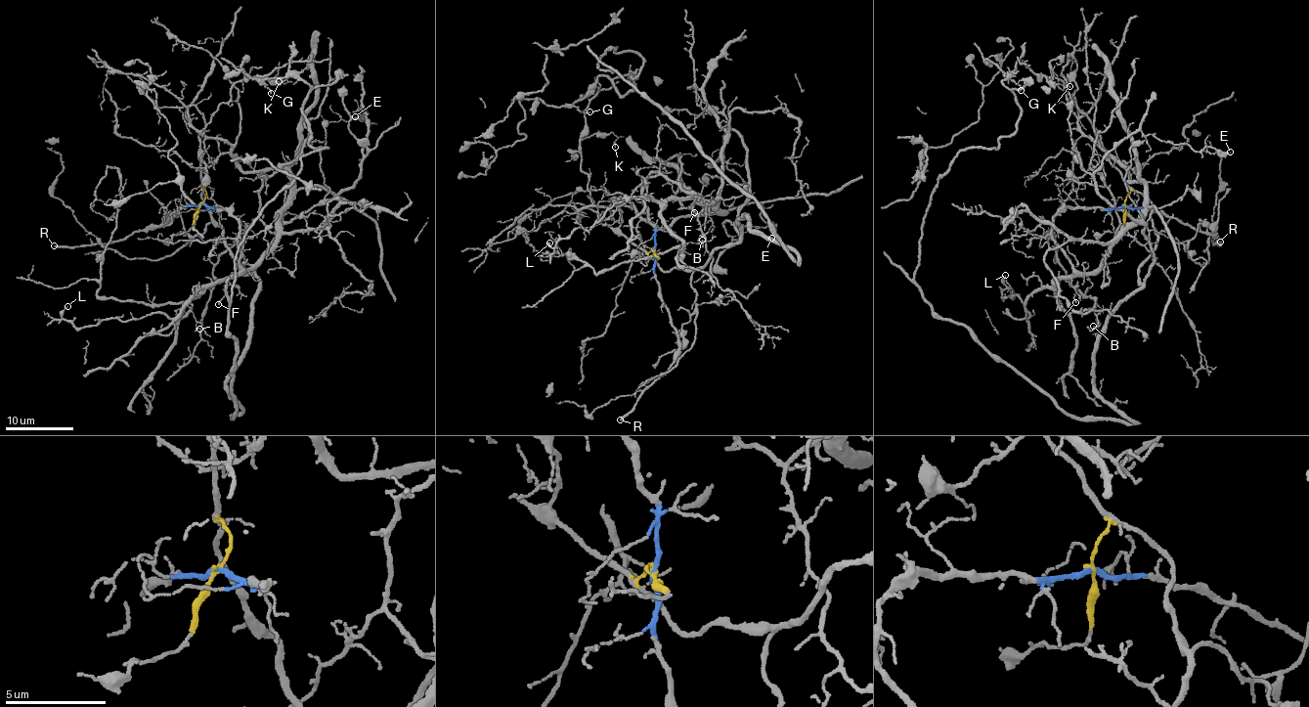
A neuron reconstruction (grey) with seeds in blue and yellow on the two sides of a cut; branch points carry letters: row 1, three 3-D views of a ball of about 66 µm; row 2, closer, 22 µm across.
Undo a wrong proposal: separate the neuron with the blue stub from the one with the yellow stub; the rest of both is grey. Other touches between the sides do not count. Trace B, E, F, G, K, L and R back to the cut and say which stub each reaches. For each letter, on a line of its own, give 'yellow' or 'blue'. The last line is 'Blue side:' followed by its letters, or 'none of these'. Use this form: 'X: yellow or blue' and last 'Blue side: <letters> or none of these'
B: blue
E: yellow
F: blue
G: yellow
K: yellow
L: blue
R: blue
Blue side: B, F, L, R

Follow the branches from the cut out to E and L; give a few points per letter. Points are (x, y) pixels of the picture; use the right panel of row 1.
E: (1124, 207), (1131, 191), (1151, 203), (1143, 284), (1151, 245), (1097, 191), (1102, 157), (1136, 131), (1230, 153)
L: (1124, 205), (1058, 209), (1051, 238), (1073, 275), (1055, 278), (1021, 303), (1014, 293), (1000, 296), (1006, 275)

